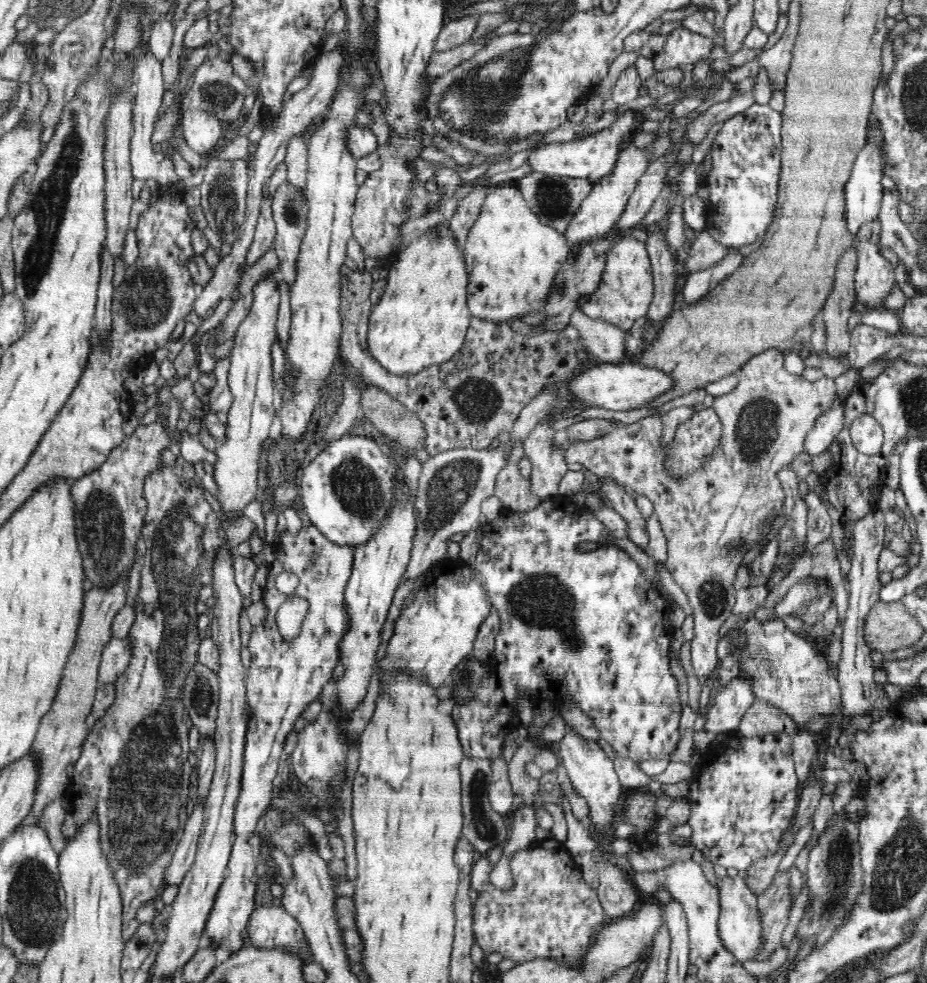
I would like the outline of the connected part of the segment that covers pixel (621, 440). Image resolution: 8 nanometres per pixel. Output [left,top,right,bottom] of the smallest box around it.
[565,348,838,686]

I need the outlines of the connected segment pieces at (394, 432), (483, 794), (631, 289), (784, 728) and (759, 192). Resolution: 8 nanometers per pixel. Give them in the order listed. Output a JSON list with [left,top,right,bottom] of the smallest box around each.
[[360,383,426,450],[459,756,508,858],[580,232,653,332],[739,699,798,738],[704,103,782,248]]

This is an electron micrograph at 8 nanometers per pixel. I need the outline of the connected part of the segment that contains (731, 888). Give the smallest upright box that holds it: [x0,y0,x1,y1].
[717,876,761,963]

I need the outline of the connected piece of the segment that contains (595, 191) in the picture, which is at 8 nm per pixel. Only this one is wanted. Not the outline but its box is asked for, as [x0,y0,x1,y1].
[563,144,651,246]

